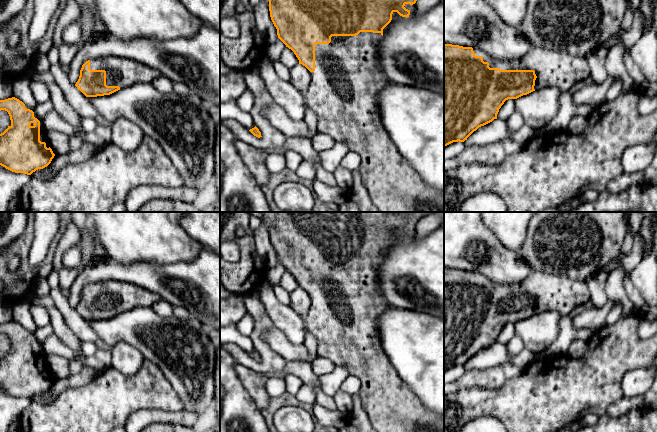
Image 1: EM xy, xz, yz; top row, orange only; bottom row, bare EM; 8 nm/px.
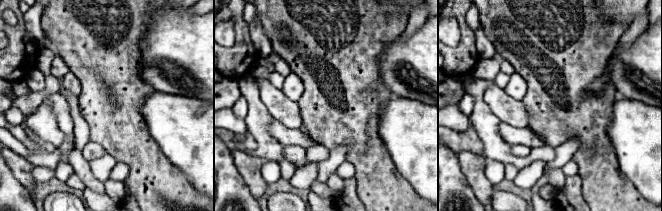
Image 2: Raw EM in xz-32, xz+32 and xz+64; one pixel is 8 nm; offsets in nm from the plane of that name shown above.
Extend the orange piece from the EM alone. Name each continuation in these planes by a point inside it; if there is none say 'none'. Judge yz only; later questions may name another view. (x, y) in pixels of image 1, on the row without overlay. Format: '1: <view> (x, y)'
1: yz (553, 292)

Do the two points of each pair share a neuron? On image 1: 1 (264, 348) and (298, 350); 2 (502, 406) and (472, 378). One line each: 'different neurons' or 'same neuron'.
1: different neurons
2: different neurons

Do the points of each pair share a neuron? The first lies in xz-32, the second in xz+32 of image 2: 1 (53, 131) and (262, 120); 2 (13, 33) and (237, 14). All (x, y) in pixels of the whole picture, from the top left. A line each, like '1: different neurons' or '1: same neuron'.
1: different neurons
2: same neuron

